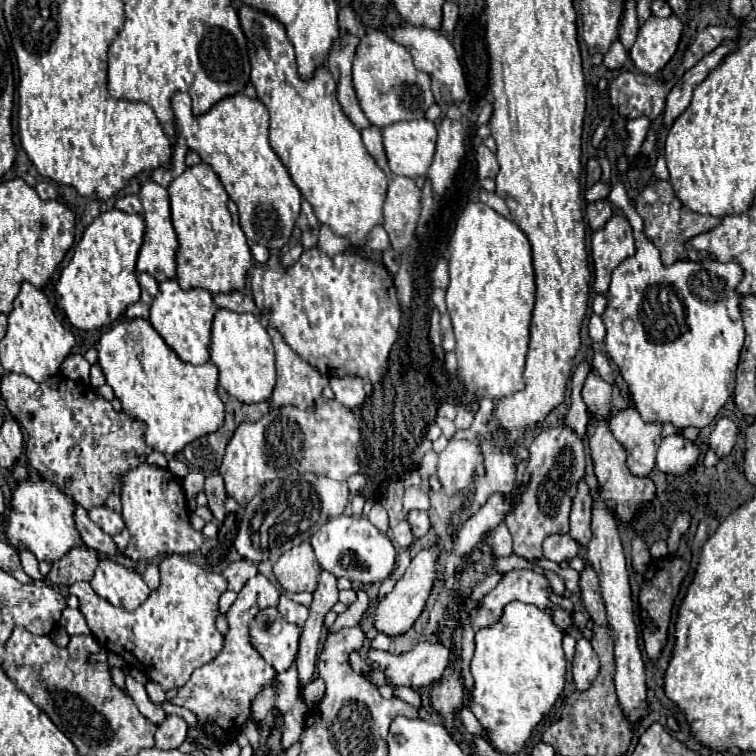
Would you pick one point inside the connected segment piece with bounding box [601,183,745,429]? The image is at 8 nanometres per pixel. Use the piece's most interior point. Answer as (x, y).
(675, 332)

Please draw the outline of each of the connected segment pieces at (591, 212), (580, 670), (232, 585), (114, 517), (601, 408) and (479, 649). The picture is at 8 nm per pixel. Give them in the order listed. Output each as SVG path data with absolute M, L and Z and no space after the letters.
M595 201L595 203L589 203L587 205L587 221L589 221L589 227L593 231L601 229L609 219L611 219L611 203L609 201Z
M581 637L575 647L575 659L573 659L573 679L579 691L589 689L589 685L595 681L599 673L599 659L597 653L593 651L591 643Z
M235 561L231 563L227 569L225 569L225 579L229 583L229 589L231 591L241 591L241 587L247 583L247 579L251 579L253 575L257 575L257 567L251 563L251 561Z
M95 507L89 511L89 517L93 523L97 523L107 535L115 535L119 531L125 529L125 523L123 523L123 517L115 511L111 511L109 507Z
M589 375L585 379L581 395L583 395L583 401L585 401L587 411L591 413L591 417L599 417L599 419L609 417L609 411L611 411L611 391L613 391L613 387L609 383L605 383L597 375Z
M511 601L511 603L505 607L505 611L503 611L503 615L501 615L501 619L499 619L497 625L491 625L491 627L487 627L487 629L479 629L479 631L475 633L475 655L473 655L473 659L471 659L471 675L473 675L475 685L473 685L473 691L471 691L469 709L471 709L473 715L479 719L479 723L481 723L483 729L487 731L487 739L491 741L491 745L495 745L497 751L507 753L507 755L519 753L519 751L525 747L525 741L531 737L531 731L537 727L537 723L539 723L539 721L551 711L551 707L555 705L559 693L561 693L563 687L565 687L565 665L567 665L567 661L565 661L565 655L563 655L561 641L563 641L563 631L553 625L551 615L549 615L547 611L537 609L535 605L525 605L525 603L521 603L521 601Z

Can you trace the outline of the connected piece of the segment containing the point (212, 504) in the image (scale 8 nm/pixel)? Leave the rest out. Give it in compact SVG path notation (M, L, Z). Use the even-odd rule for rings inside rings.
M211 475L205 479L205 495L207 495L207 501L209 501L209 509L211 513L215 515L217 521L223 521L225 519L225 499L227 499L227 493L225 493L225 487L223 487L223 477L221 475Z

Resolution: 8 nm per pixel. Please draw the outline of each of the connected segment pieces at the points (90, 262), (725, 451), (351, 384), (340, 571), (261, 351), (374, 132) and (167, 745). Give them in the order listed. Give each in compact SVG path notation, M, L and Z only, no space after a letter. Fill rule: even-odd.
M111 209L103 215L99 215L83 233L81 241L77 243L73 257L69 265L61 271L61 277L55 285L55 291L59 295L57 305L65 311L67 319L71 325L77 329L101 329L111 325L115 319L119 319L125 309L131 303L139 301L139 283L137 283L137 271L135 271L135 261L143 243L143 233L145 233L145 221L141 215L129 215L119 209Z
M721 417L721 419L715 423L713 431L711 431L709 447L711 447L719 457L725 457L725 455L729 455L729 451L733 449L735 439L737 439L737 427L735 427L735 423L733 423L729 417Z
M331 379L335 399L345 407L361 407L365 401L361 379Z
M331 517L317 533L313 533L311 547L315 551L319 565L325 571L333 573L335 577L345 577L349 581L357 581L363 585L387 579L393 573L397 557L393 541L387 537L387 533L381 533L365 517Z
M219 309L213 319L211 363L219 367L219 385L241 403L269 401L275 387L275 351L271 337L253 313L233 313Z
M367 127L367 129L361 131L361 135L363 135L363 143L365 143L369 155L371 155L371 157L377 161L377 165L385 171L385 167L389 167L389 165L387 165L387 157L385 157L385 149L383 149L381 131L379 131L377 127Z
M167 715L167 719L157 727L155 747L157 749L175 749L187 739L187 723L177 715Z

